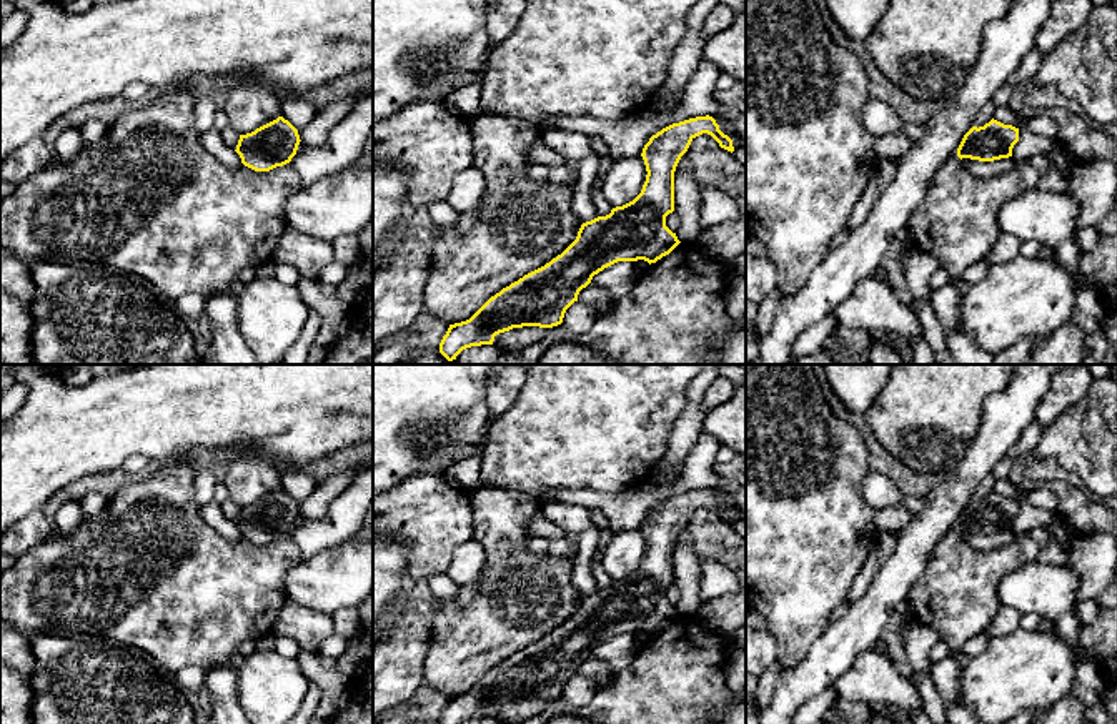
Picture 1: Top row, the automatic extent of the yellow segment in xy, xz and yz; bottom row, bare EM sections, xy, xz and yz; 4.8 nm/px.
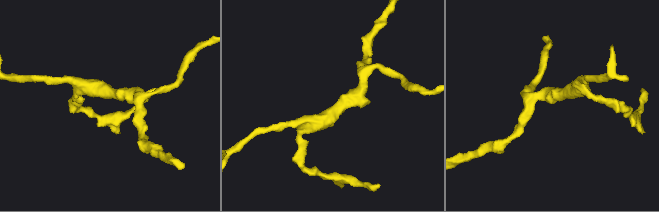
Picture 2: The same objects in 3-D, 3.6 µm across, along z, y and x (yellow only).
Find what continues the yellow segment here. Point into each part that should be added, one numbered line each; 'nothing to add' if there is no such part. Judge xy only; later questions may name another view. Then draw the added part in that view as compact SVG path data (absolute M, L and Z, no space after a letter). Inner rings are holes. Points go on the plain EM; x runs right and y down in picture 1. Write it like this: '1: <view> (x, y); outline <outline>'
nothing to add

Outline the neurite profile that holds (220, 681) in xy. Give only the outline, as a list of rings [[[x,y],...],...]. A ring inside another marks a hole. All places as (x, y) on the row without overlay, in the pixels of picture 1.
[[[218,666],[206,669],[205,687],[211,696],[211,716],[206,724],[250,724],[236,696],[238,669]]]

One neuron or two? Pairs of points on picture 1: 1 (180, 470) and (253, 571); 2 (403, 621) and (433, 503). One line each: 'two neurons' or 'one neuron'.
1: one neuron
2: one neuron

